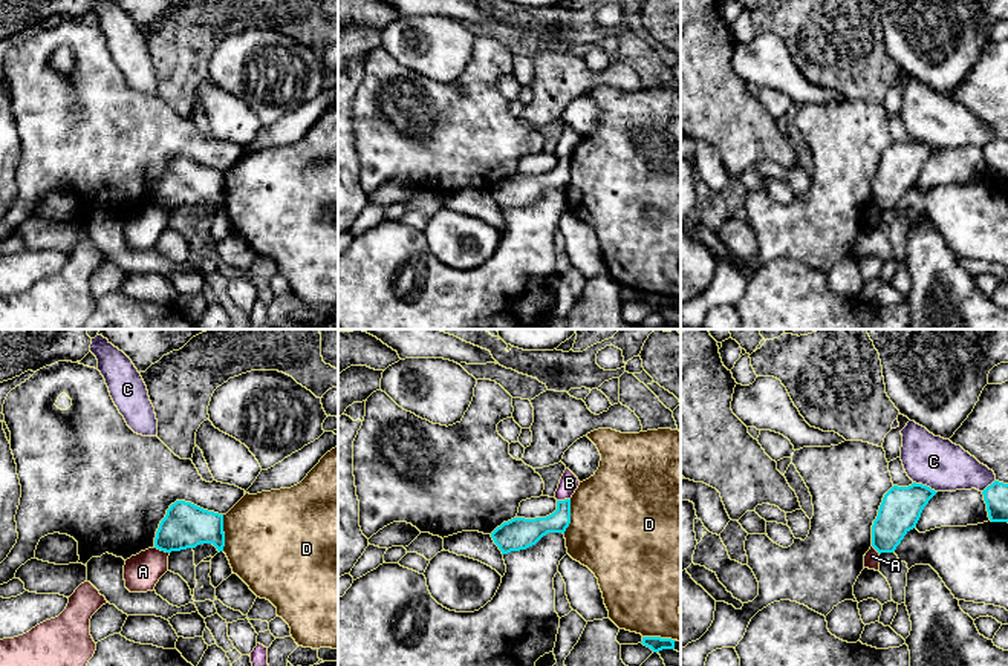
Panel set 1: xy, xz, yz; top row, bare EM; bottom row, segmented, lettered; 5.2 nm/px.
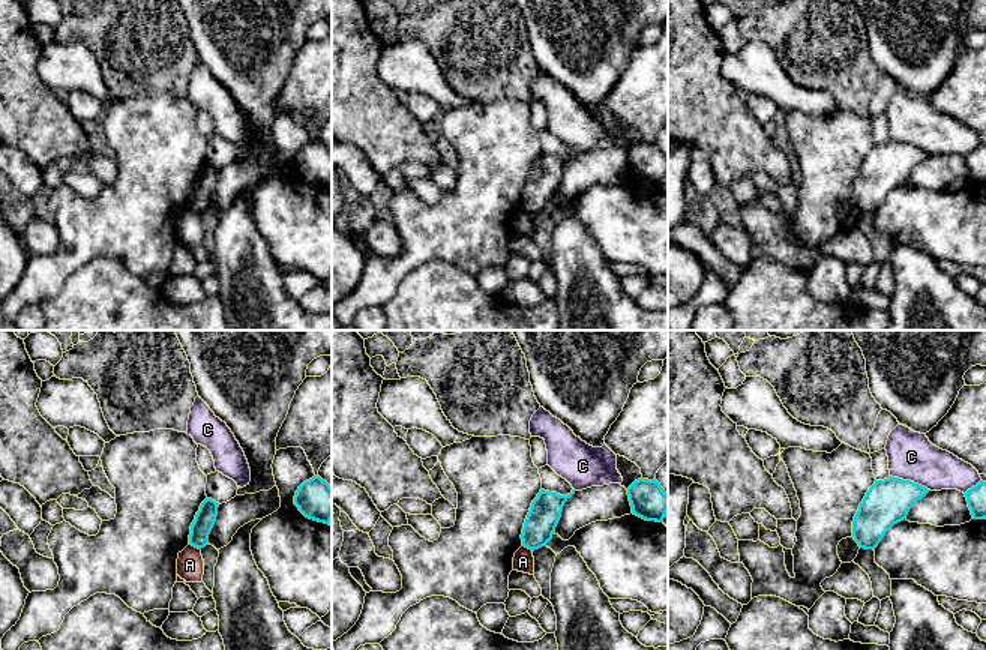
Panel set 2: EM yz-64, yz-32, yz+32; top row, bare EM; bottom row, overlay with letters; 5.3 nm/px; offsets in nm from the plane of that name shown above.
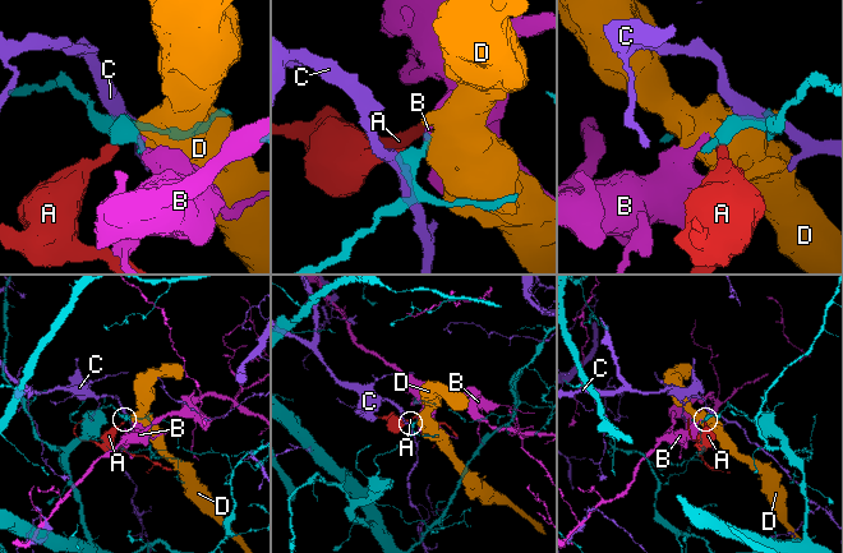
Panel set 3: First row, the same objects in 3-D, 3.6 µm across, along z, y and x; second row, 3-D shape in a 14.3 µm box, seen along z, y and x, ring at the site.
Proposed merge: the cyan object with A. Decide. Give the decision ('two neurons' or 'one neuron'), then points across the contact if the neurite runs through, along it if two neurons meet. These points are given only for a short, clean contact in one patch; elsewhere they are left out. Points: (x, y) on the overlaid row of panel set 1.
two neurons | along xy (155, 547), (169, 553)

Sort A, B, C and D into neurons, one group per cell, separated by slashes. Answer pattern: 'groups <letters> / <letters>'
groups A / B / C / D

